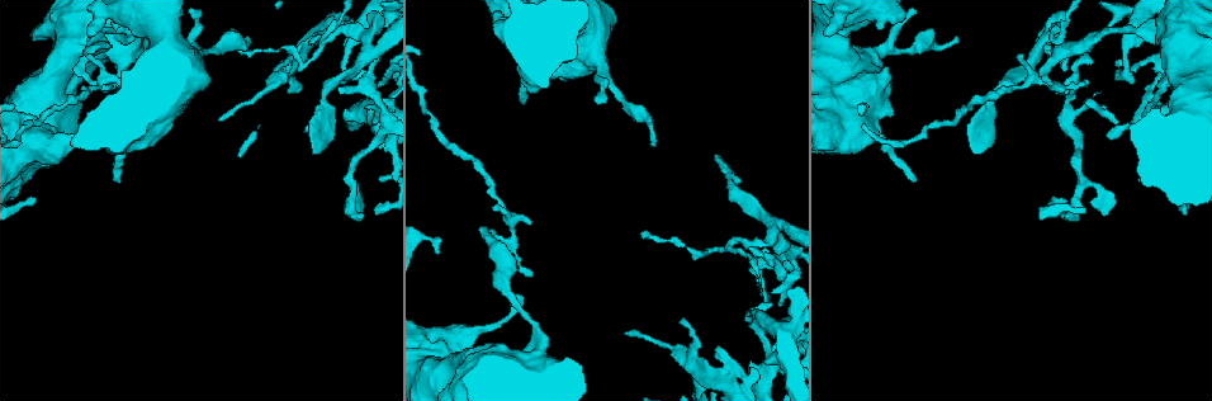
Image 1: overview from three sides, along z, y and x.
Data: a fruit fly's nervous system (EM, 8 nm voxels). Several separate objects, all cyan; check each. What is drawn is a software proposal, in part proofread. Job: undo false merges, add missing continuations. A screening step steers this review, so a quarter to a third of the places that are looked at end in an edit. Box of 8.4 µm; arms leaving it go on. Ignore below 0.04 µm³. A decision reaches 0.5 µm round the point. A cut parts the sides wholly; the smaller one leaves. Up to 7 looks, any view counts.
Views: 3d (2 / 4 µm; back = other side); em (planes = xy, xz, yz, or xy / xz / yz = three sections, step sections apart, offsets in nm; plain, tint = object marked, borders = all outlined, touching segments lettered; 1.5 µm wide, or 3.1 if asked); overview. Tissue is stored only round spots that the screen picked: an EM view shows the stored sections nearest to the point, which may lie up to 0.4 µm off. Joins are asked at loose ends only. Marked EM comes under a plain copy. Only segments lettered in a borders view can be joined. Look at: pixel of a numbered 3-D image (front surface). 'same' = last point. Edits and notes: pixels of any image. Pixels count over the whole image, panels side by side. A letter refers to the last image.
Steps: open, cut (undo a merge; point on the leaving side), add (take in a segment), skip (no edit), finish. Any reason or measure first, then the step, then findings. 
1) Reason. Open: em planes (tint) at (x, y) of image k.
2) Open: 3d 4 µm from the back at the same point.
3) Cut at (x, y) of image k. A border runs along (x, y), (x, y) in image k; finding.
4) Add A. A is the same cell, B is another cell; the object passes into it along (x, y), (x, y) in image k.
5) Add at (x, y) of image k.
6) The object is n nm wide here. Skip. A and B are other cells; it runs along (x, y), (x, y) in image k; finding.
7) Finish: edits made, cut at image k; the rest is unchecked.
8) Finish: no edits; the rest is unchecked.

Thin end. Open: em planes (borders) at (218, 119) of image 1.

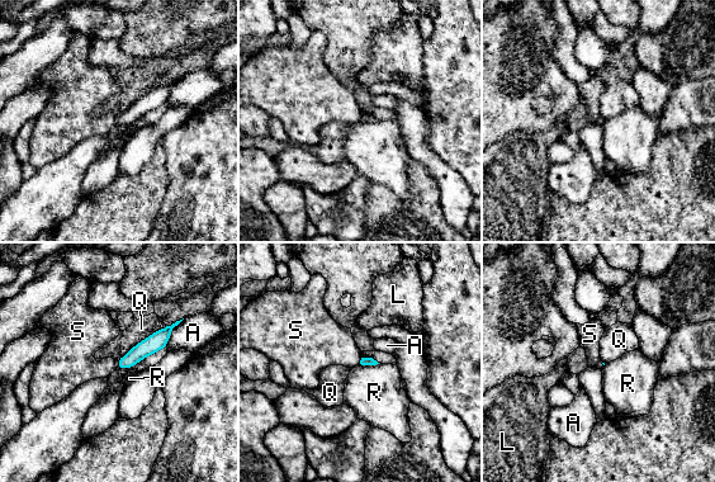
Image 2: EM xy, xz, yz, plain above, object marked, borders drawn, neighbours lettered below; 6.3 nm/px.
Skip. A, L, Q, R and S are other cells; a border runs along (379, 363), (360, 364) in image 2; no lettered segment goes on from it.

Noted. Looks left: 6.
Thin end. Open: em 3.1 µm planes (borders) at (1111, 135) of image 1.

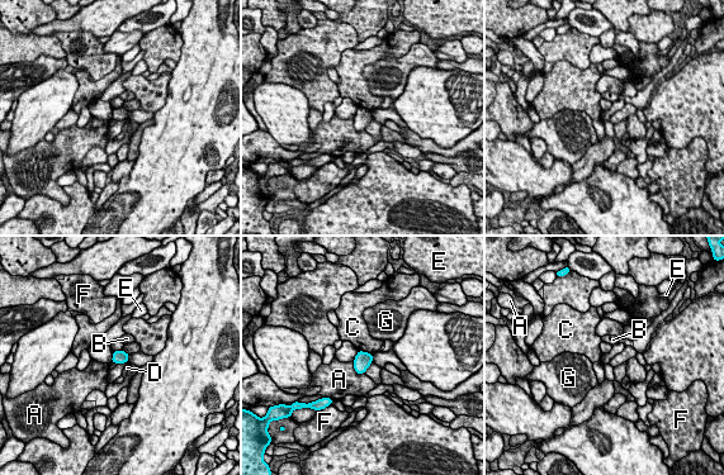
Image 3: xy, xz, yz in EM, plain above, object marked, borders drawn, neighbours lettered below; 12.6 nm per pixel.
The object is 160 nm wide here. Skip. A, B, C, D, E, F and G are other cells; a border runs along (359, 350), (372, 355) in image 3; none of them fits.

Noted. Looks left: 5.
Open: em planes (borders) at (766, 249) of image 1.

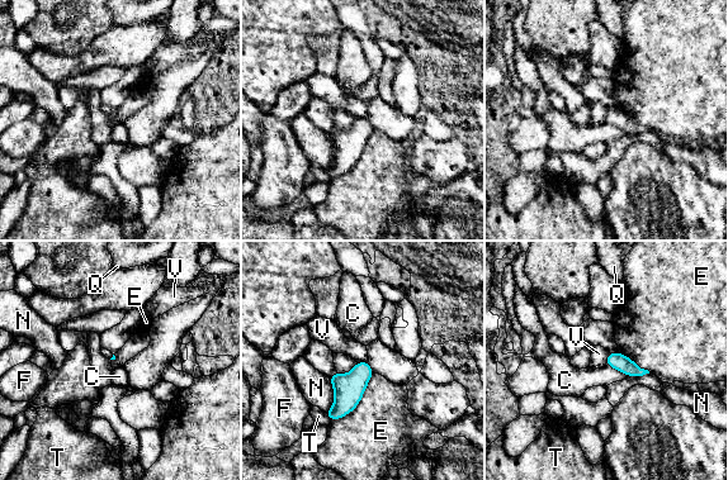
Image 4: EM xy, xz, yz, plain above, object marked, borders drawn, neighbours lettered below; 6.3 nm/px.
Skip. C, E, F, N, Q, T and V are other cells; a border runs along (609, 352), (605, 365) in image 4; none of them fits.

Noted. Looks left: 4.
Finish: no edits; the rest is unchecked.

